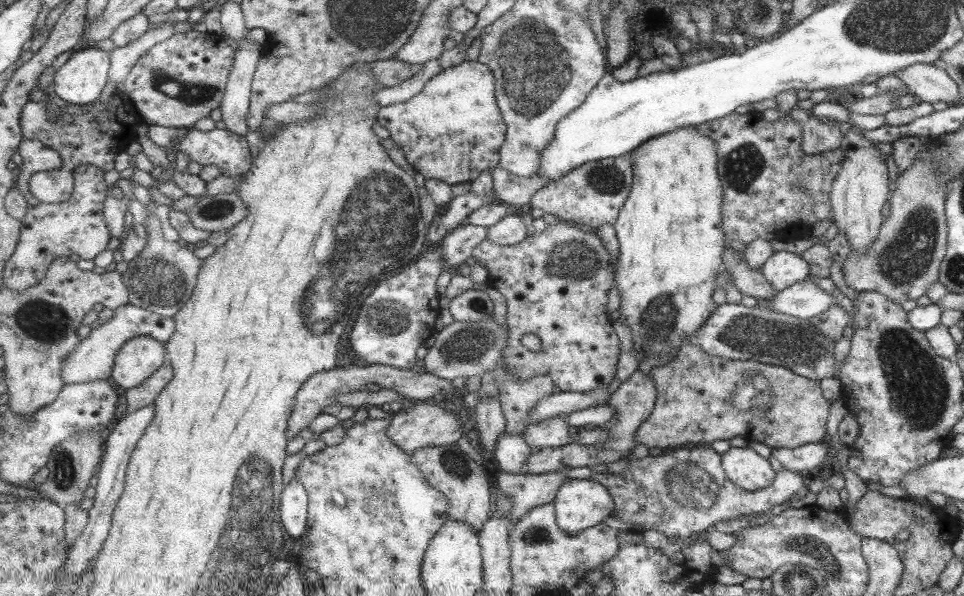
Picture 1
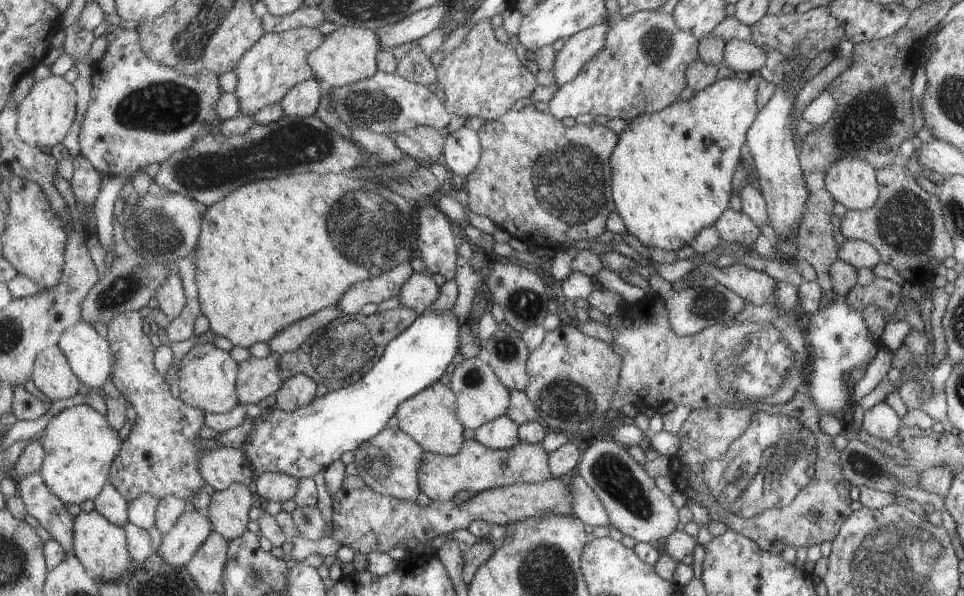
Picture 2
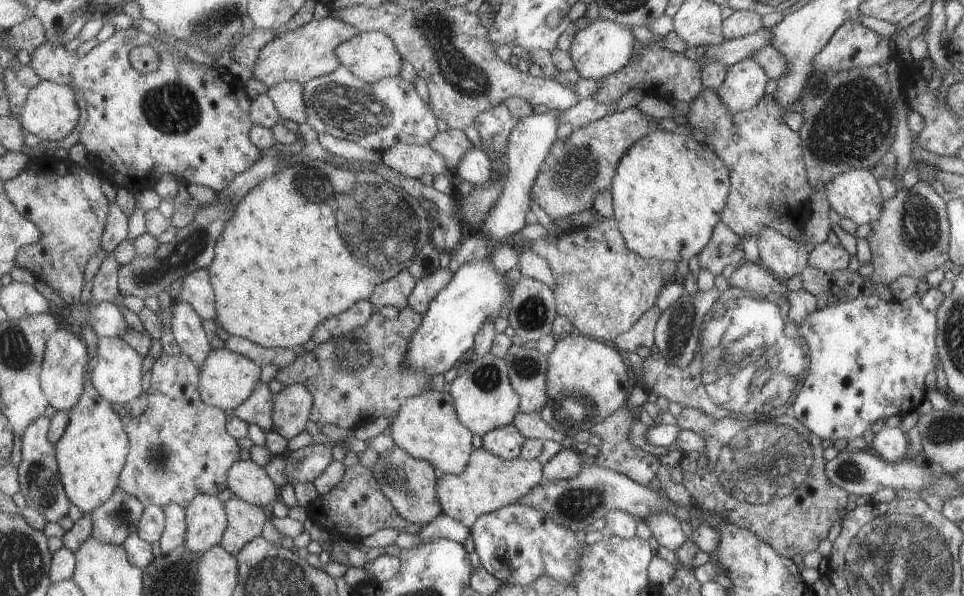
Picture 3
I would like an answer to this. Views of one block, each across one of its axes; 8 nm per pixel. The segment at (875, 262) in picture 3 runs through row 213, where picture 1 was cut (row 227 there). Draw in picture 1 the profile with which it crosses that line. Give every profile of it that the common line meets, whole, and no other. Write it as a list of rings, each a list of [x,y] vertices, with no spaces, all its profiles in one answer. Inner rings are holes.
[[[915,161],[895,180],[893,196],[889,198],[889,216],[881,224],[876,239],[861,254],[850,251],[841,271],[851,290],[879,292],[901,304],[925,294],[927,286],[939,281],[939,264],[945,252],[945,190],[933,176],[932,161]]]

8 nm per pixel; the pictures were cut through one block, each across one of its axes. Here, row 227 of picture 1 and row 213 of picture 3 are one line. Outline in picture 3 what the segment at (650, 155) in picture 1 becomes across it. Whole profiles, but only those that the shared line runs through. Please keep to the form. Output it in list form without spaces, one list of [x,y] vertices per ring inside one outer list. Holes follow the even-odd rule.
[[[660,129],[653,130],[647,136],[636,140],[618,160],[617,168],[612,176],[610,193],[612,198],[613,217],[619,225],[621,236],[624,237],[625,244],[629,250],[637,253],[647,260],[669,260],[669,262],[679,262],[679,260],[689,260],[694,254],[703,250],[705,244],[712,236],[712,228],[720,222],[721,210],[727,202],[727,190],[731,190],[731,182],[727,182],[727,168],[724,161],[716,155],[707,144],[702,141],[692,139],[689,135],[675,135]]]

